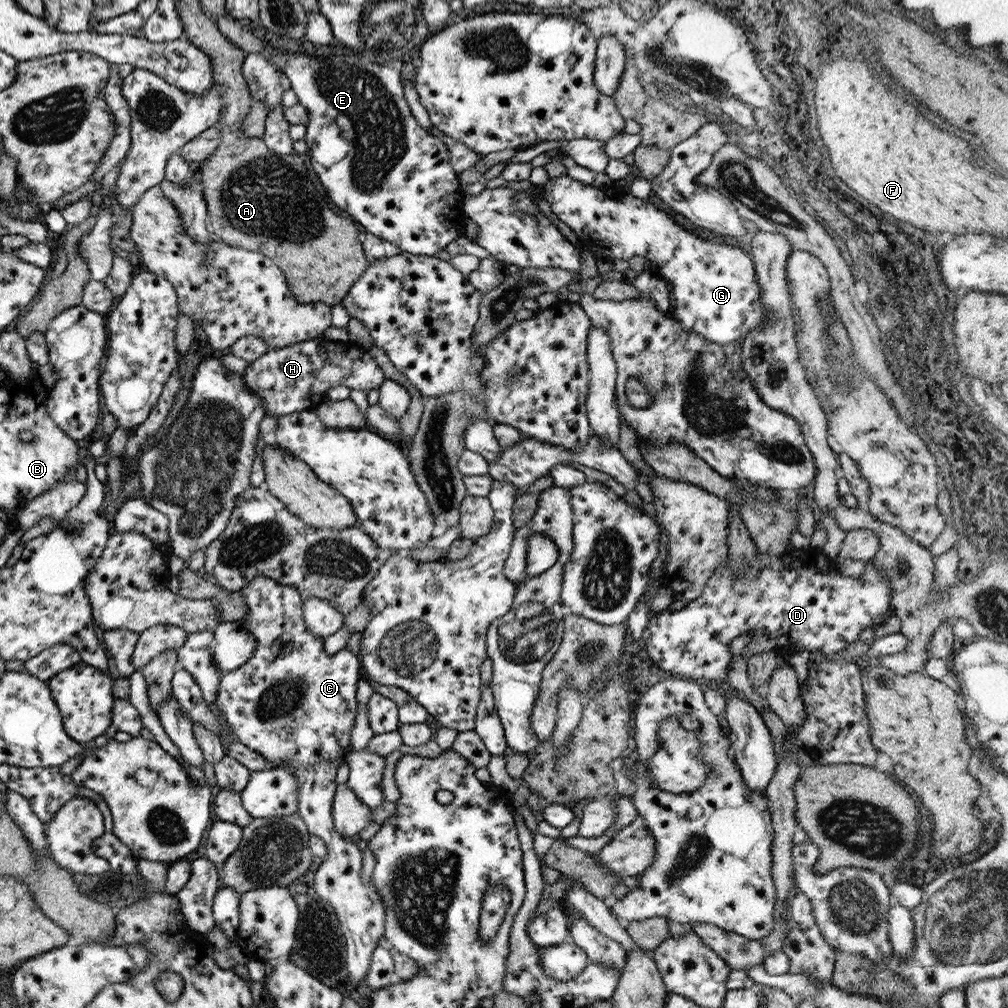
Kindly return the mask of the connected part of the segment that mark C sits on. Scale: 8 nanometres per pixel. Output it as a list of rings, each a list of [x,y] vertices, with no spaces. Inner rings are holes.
[[[257,576],[238,592],[247,606],[247,615],[241,623],[253,636],[255,647],[249,660],[219,677],[217,695],[209,708],[217,712],[232,738],[257,751],[270,766],[289,765],[289,769],[299,769],[344,756],[350,750],[349,735],[357,714],[355,696],[357,679],[361,676],[358,655],[353,655],[345,647],[333,654],[324,651],[323,639],[313,636],[305,627],[297,589]]]

